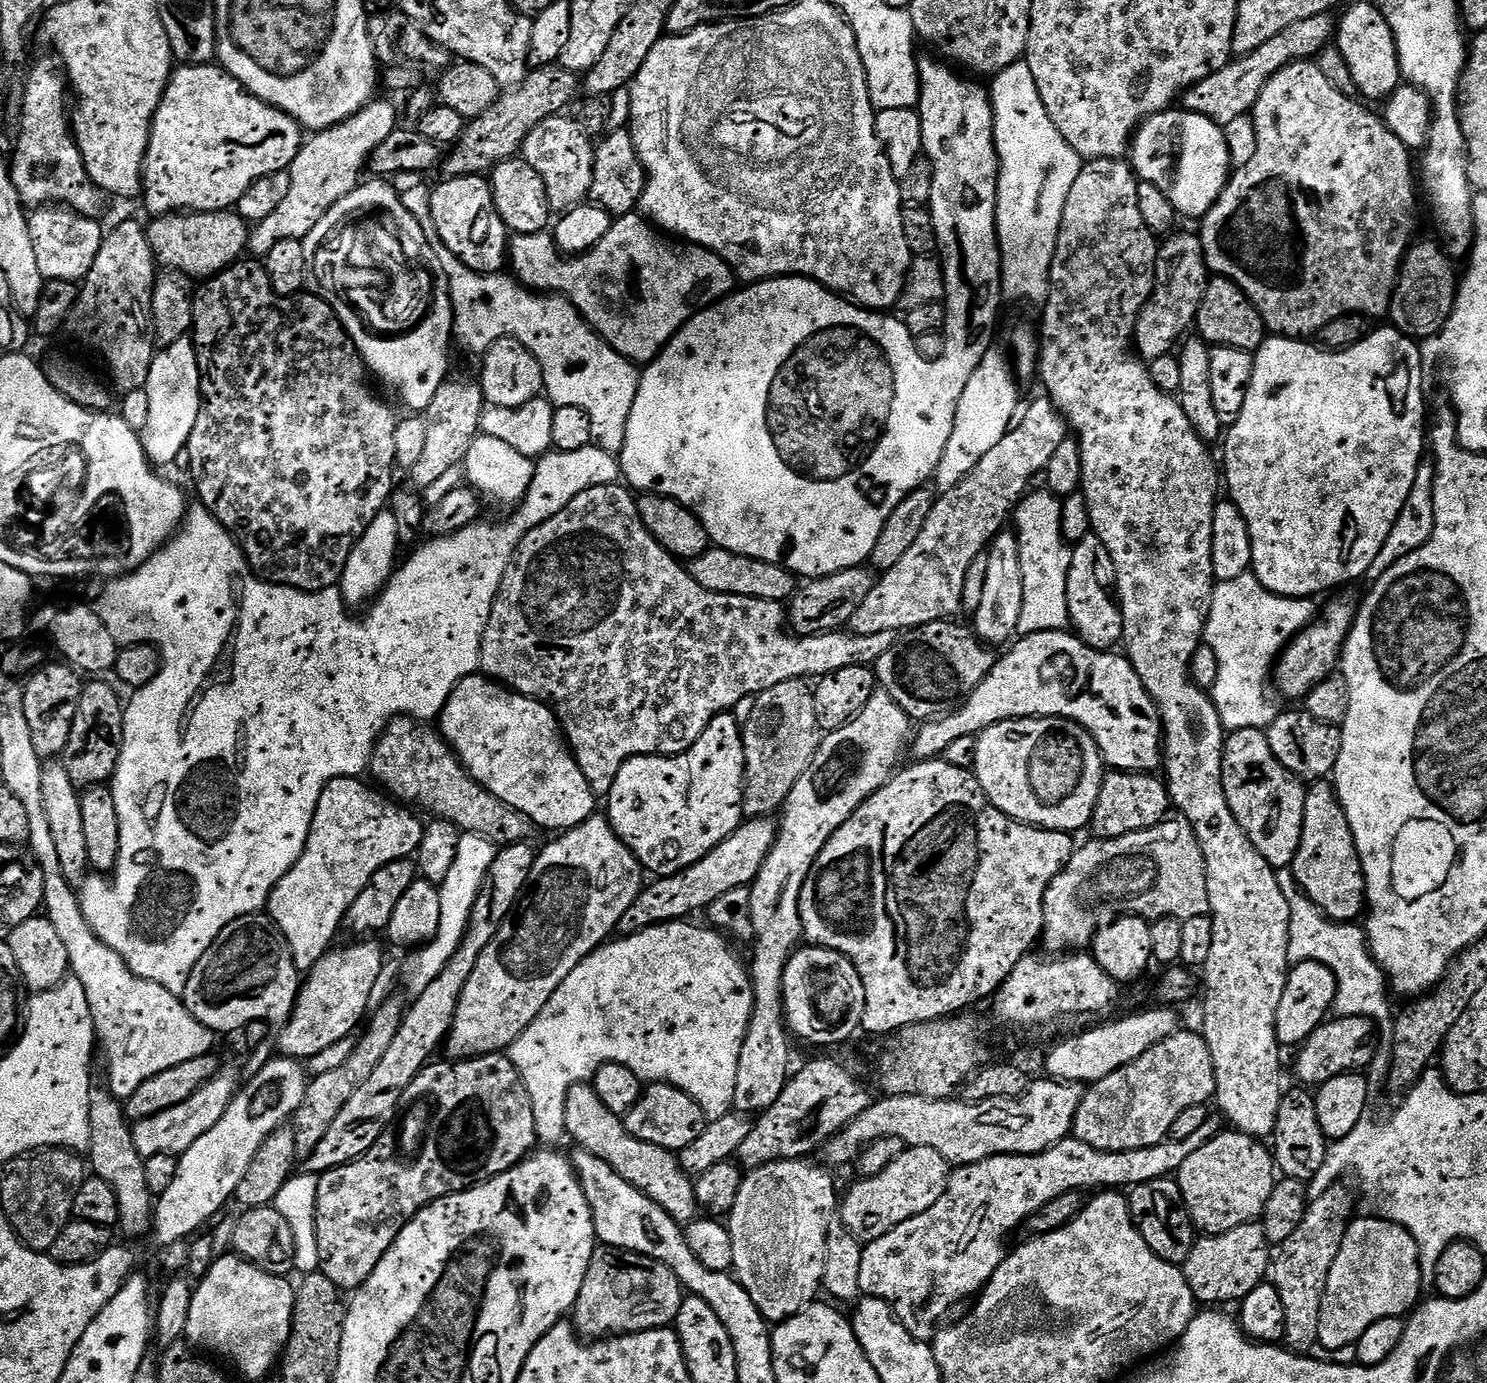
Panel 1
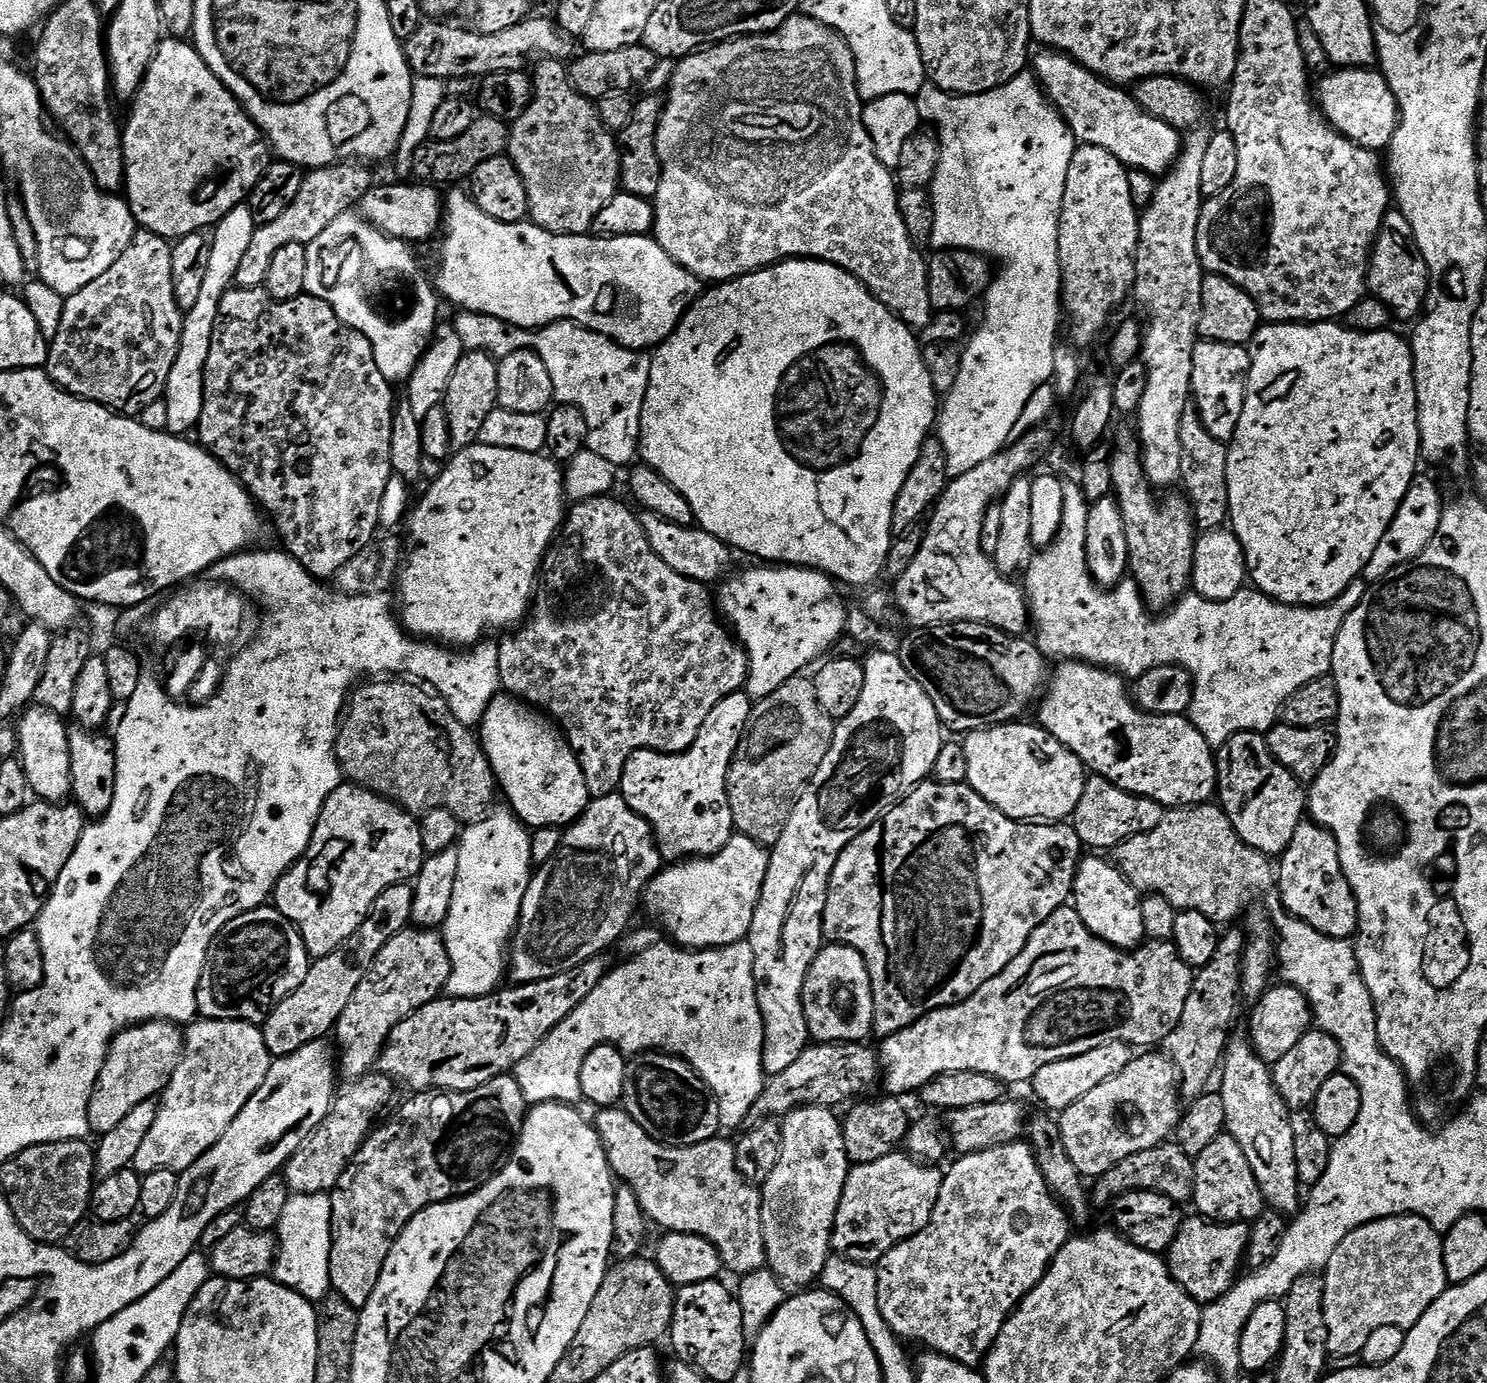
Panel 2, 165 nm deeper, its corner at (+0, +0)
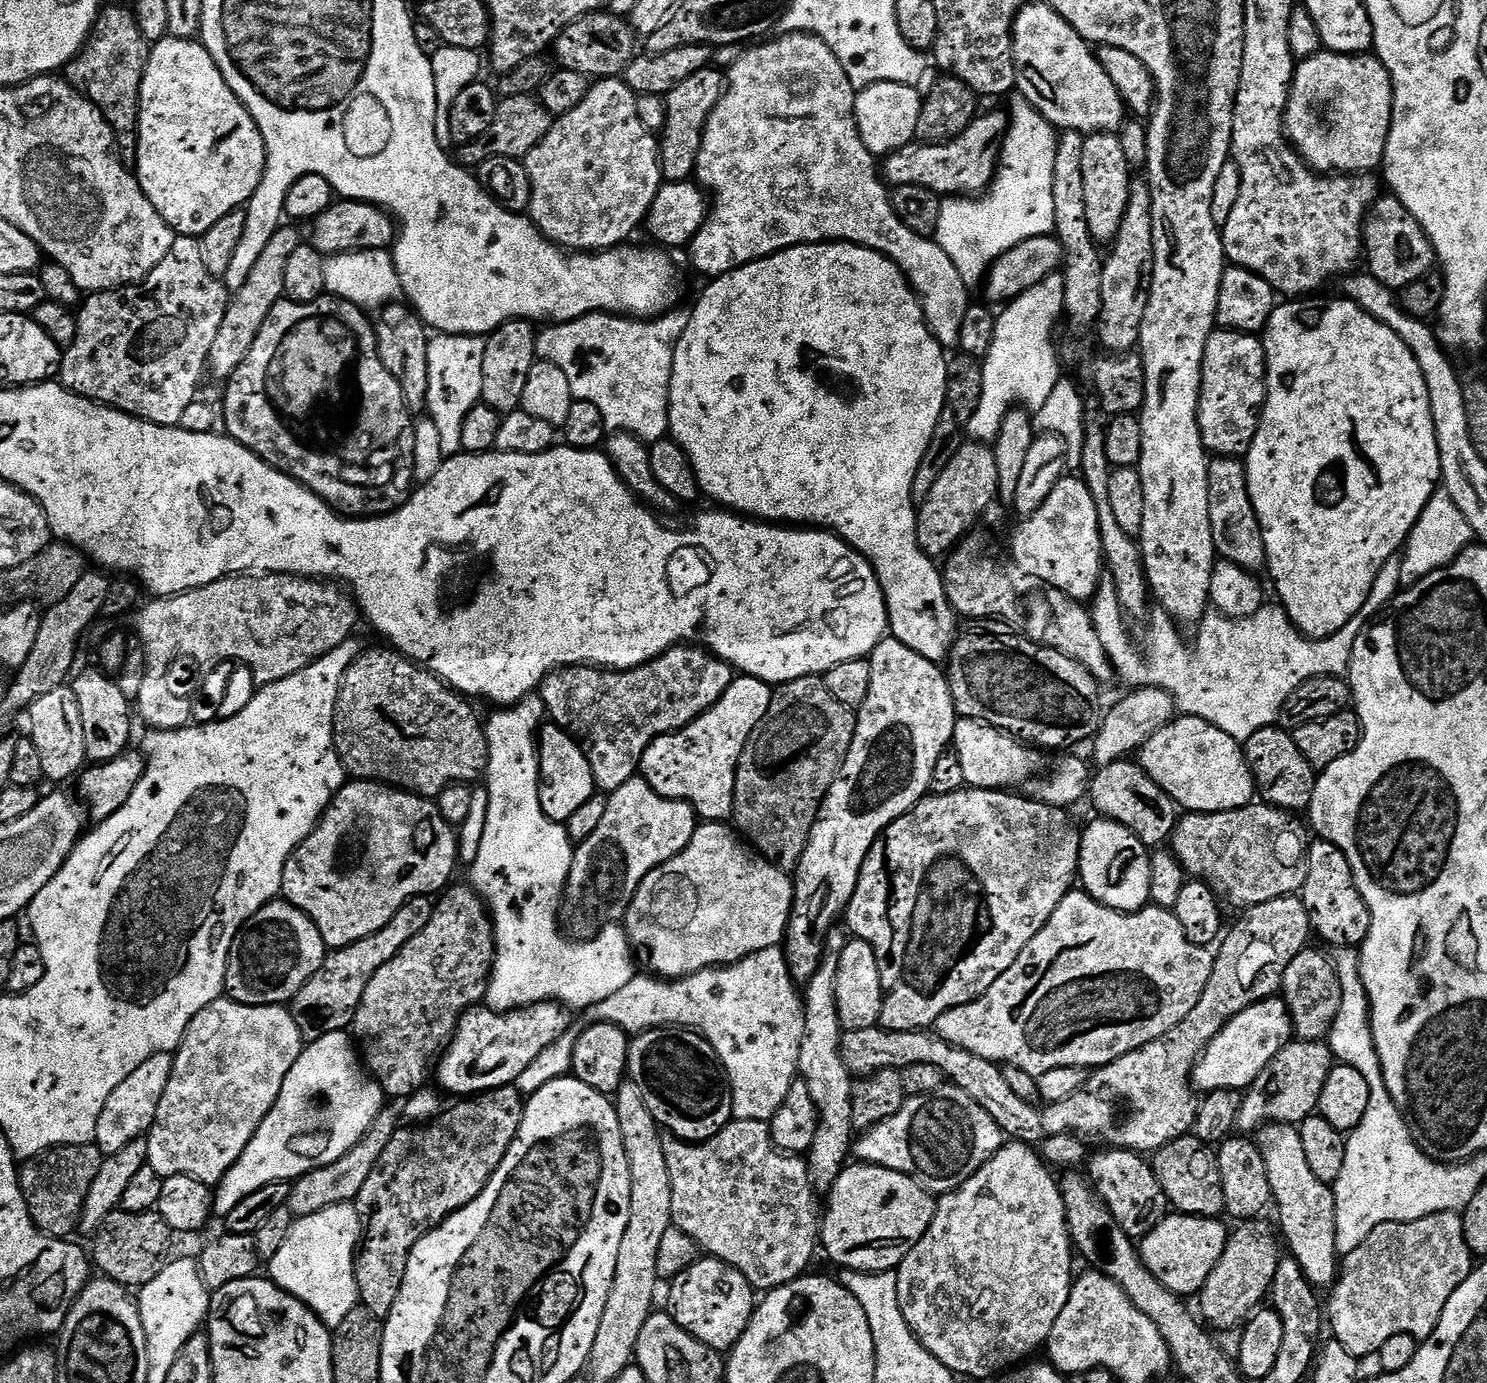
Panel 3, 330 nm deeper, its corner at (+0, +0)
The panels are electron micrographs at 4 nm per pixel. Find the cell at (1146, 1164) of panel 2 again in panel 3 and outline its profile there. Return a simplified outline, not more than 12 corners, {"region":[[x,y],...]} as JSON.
{"region":[[1191,1134],[1151,1157],[1169,1205],[1224,1212],[1216,1152]]}

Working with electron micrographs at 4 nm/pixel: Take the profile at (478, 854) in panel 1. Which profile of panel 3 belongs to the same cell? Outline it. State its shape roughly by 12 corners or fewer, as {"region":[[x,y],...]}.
{"region":[[529,694],[486,720],[470,880],[486,1004],[587,1010],[638,975],[626,932],[558,917],[574,840],[540,805]]}

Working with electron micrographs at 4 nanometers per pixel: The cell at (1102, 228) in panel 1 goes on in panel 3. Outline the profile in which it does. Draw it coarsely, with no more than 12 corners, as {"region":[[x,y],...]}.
{"region":[[1089,135],[1081,170],[1088,230],[1111,241],[1128,205],[1119,135]]}

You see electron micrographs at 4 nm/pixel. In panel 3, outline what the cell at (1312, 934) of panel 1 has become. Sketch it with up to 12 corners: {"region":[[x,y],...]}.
{"region":[[1340,950],[1340,1005],[1326,1043],[1370,1086],[1366,1108],[1396,1108],[1372,1041],[1360,957]]}

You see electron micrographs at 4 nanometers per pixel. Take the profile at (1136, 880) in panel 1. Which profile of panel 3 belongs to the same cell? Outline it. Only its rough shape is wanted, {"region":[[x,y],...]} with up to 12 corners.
{"region":[[1263,802],[1184,814],[1170,851],[1237,910],[1303,889],[1306,839]]}

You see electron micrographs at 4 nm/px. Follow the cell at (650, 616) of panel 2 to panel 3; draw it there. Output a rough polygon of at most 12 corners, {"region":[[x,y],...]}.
{"region":[[696,646],[538,689],[601,793],[712,708],[731,664]]}

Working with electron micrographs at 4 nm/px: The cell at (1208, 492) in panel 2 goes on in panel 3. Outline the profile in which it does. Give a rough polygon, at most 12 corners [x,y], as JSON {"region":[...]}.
{"region":[[1236,458],[1208,462],[1210,534],[1221,561],[1265,567]]}

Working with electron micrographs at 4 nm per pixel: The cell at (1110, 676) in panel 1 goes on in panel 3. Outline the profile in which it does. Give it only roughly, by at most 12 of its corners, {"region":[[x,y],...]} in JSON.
{"region":[[1181,715],[1141,745],[1145,775],[1184,810],[1254,800],[1241,745]]}

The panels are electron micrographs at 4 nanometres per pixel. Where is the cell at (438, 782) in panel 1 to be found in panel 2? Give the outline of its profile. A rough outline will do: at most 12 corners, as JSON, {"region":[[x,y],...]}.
{"region":[[404,678],[351,693],[349,781],[475,822],[498,792],[477,733]]}

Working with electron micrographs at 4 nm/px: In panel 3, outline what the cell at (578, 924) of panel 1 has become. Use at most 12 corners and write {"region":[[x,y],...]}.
{"region":[[642,778],[575,845],[558,919],[623,921],[642,880],[698,827]]}

